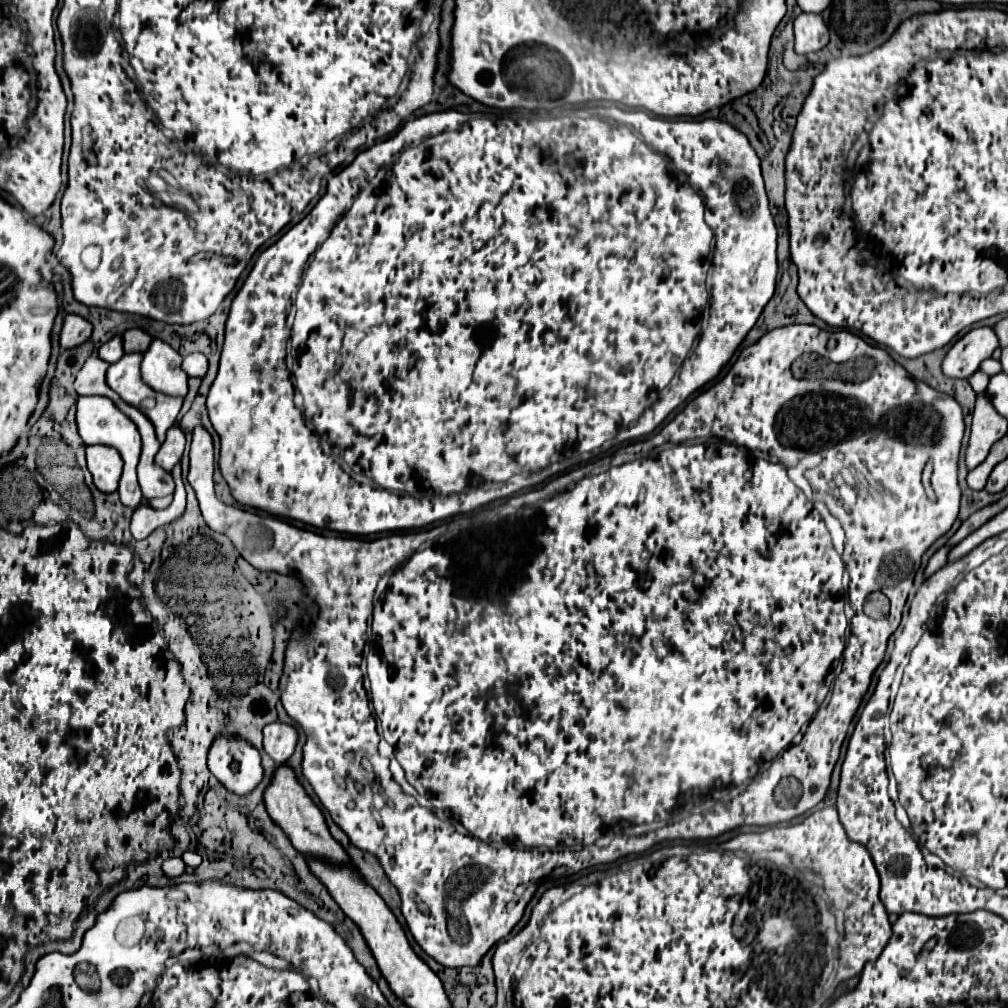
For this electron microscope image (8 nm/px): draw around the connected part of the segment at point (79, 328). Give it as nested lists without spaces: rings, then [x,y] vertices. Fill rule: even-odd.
[[[66,315],[62,335],[60,335],[60,347],[62,349],[72,349],[88,341],[92,335],[92,323],[86,321],[80,315]]]

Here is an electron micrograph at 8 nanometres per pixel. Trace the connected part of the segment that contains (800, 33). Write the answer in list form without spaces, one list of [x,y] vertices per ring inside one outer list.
[[[800,13],[794,19],[794,35],[796,35],[796,51],[802,55],[820,51],[830,41],[824,19],[814,13]]]

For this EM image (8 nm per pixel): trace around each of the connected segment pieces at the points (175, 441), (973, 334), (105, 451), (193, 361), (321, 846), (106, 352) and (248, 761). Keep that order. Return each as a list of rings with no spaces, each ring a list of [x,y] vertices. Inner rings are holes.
[[[176,425],[170,427],[168,437],[166,437],[166,441],[162,443],[162,447],[156,455],[156,463],[162,469],[172,471],[172,467],[180,461],[180,457],[184,453],[184,443],[186,443],[186,439],[184,439],[184,433],[180,431],[180,427],[176,427]]]
[[[976,327],[952,345],[952,349],[948,351],[948,355],[942,363],[942,371],[948,377],[966,379],[974,371],[978,371],[980,363],[986,357],[992,357],[996,347],[1000,347],[1000,343],[998,343],[994,329],[992,327]]]
[[[90,445],[86,447],[86,461],[94,485],[102,493],[112,493],[118,489],[118,481],[122,475],[122,457],[116,449],[106,445]]]
[[[192,353],[188,357],[184,357],[182,369],[190,375],[190,377],[204,377],[208,371],[208,359],[202,353]]]
[[[278,765],[270,785],[264,791],[264,805],[270,817],[284,829],[296,851],[300,851],[306,857],[320,857],[330,863],[350,863],[346,851],[336,843],[328,831],[328,825],[324,821],[322,811],[314,805],[314,801],[306,795],[304,787],[296,779],[296,773],[288,765]]]
[[[112,337],[108,343],[104,343],[104,345],[98,349],[98,355],[100,355],[100,359],[104,359],[106,363],[116,363],[116,361],[124,355],[122,337]]]
[[[216,737],[208,751],[208,769],[236,795],[250,793],[262,779],[258,749],[240,737]]]

